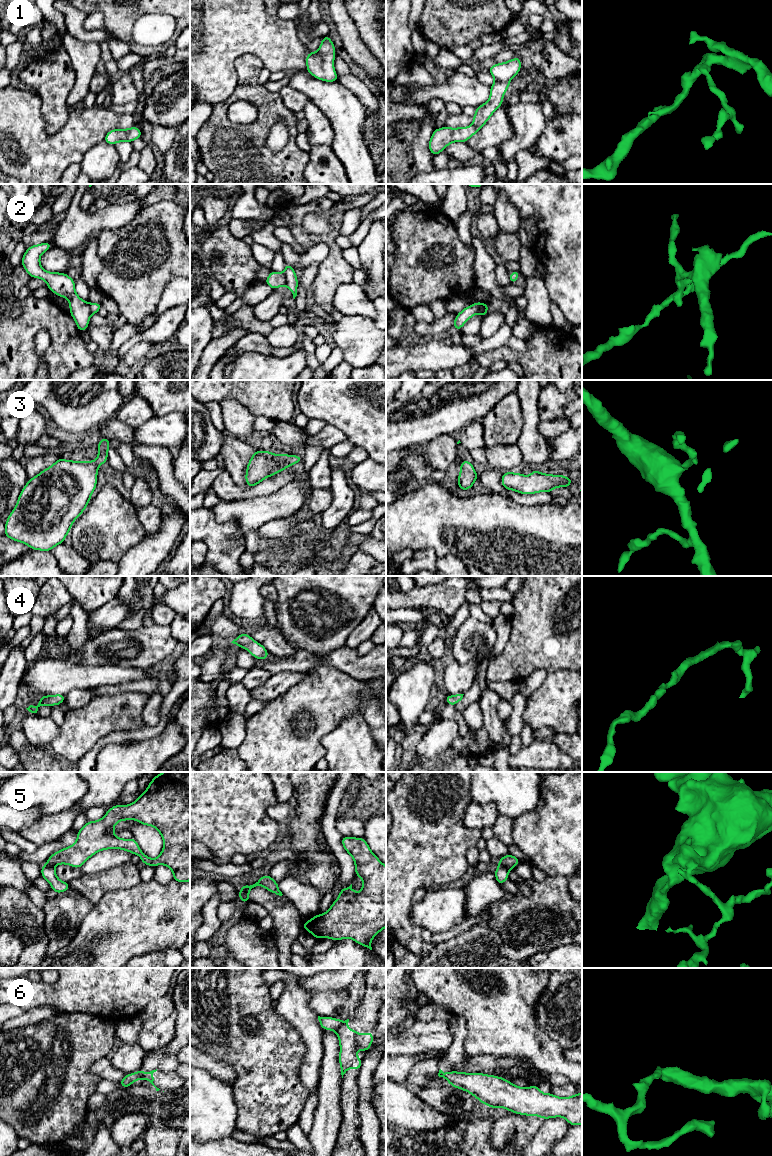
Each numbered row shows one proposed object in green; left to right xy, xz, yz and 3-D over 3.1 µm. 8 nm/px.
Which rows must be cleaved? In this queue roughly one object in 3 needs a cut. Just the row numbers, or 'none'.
2, 5, 6

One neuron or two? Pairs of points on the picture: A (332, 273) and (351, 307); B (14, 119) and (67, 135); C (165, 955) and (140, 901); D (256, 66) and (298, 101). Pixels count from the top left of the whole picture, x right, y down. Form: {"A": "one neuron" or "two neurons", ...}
{"A": "two neurons", "B": "one neuron", "C": "two neurons", "D": "two neurons"}

